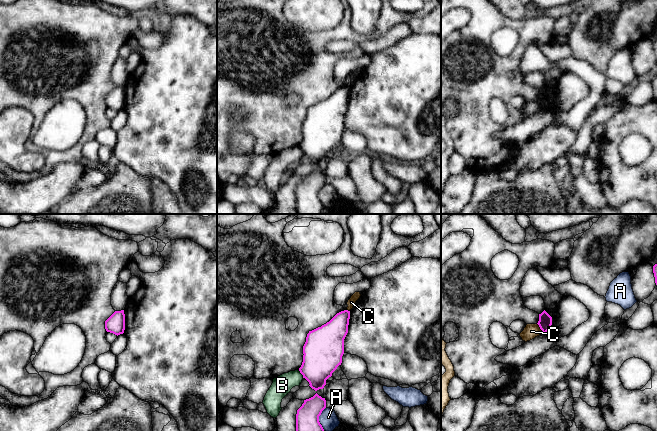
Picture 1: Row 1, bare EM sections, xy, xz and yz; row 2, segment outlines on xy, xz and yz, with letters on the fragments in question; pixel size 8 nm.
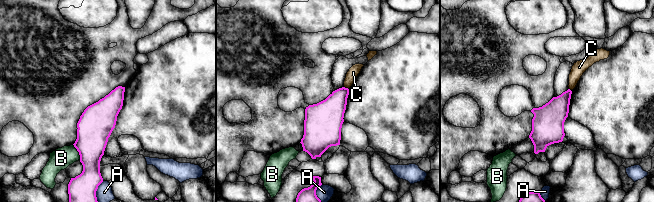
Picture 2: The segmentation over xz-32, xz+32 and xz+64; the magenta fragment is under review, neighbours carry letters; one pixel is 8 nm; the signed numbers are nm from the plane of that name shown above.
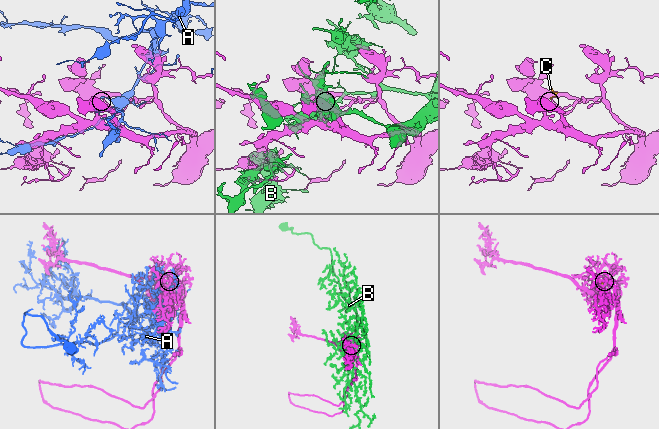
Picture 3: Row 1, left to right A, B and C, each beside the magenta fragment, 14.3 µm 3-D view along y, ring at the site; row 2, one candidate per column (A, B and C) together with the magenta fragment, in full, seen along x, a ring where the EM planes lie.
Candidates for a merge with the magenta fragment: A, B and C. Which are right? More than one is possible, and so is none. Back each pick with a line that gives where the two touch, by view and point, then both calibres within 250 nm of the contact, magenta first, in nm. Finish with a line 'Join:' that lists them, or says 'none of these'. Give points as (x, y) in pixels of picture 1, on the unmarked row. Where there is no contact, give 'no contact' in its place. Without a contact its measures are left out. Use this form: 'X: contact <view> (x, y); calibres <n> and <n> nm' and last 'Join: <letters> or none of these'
Join: none of these

